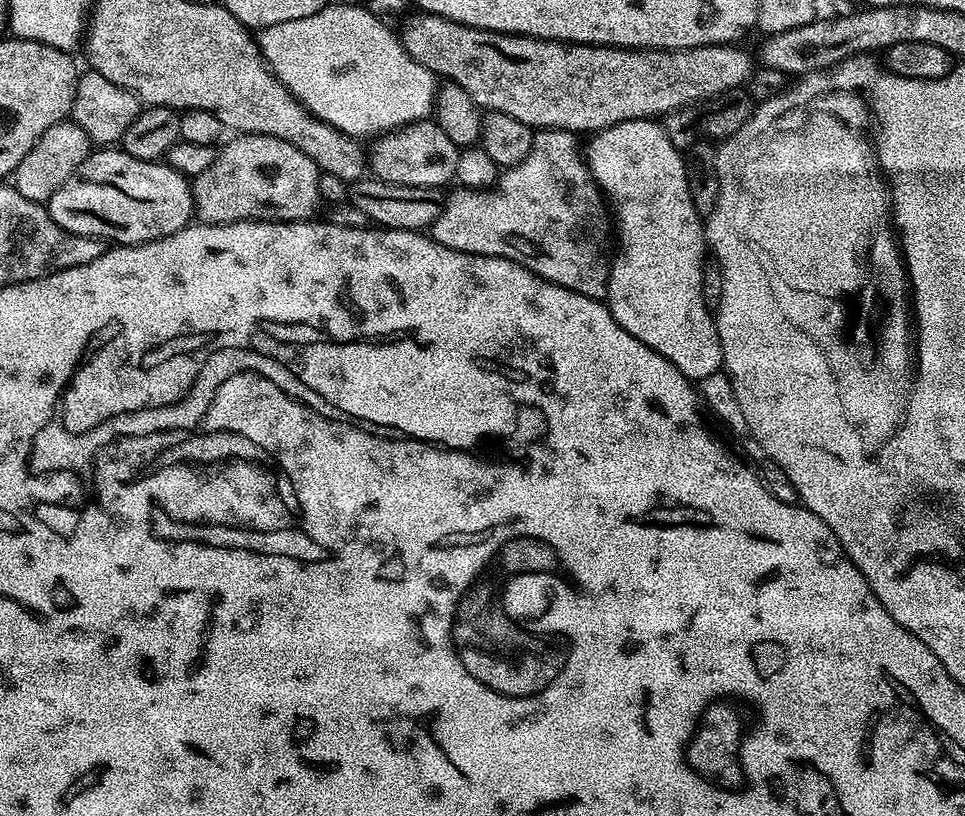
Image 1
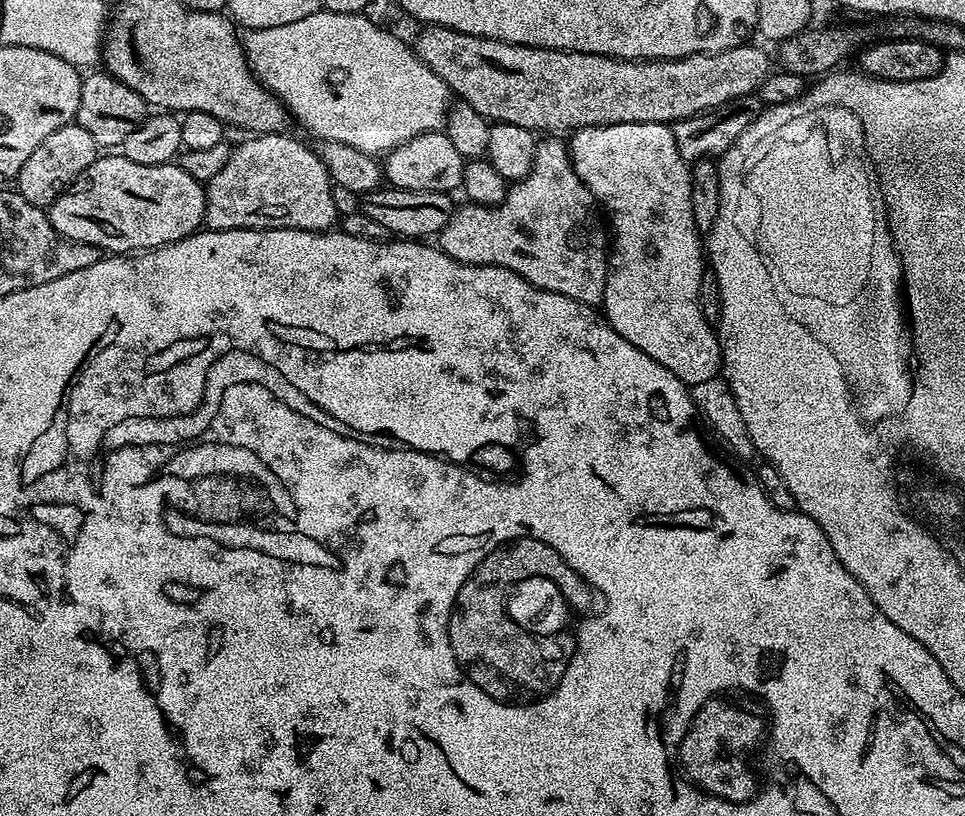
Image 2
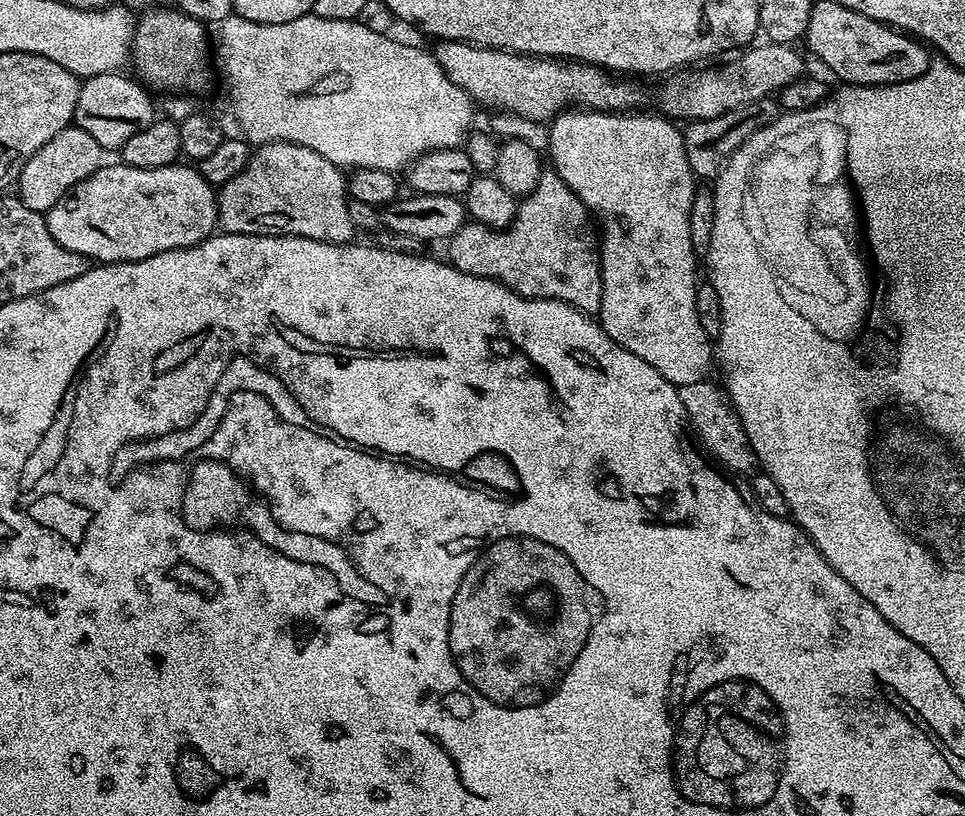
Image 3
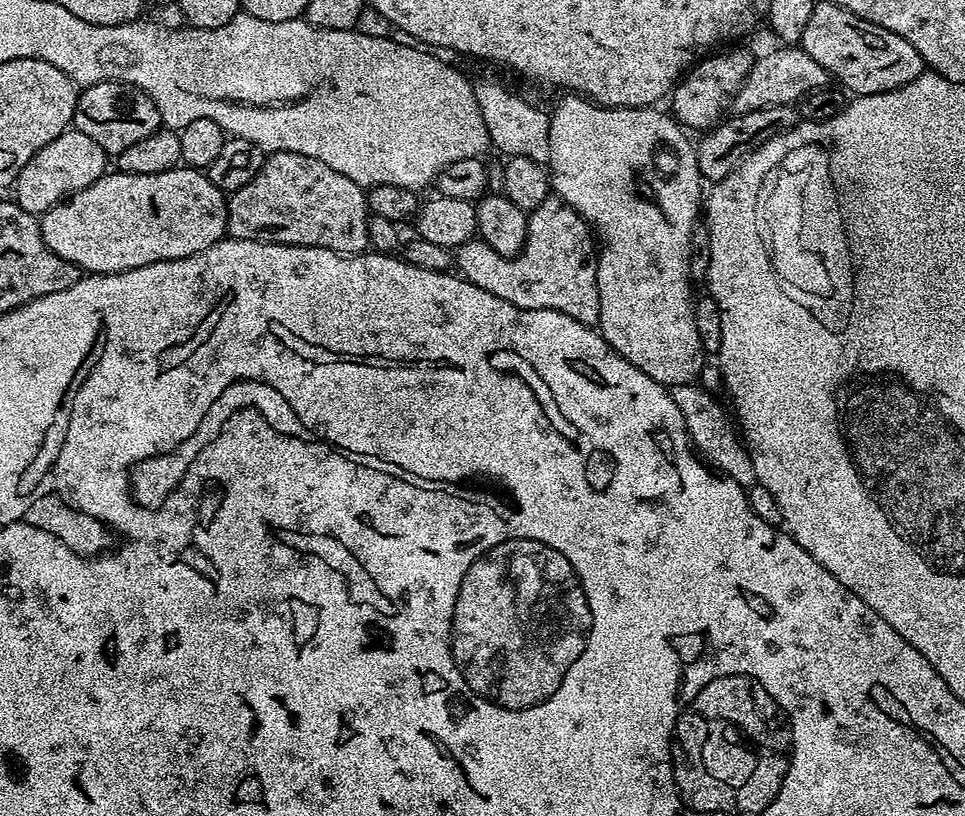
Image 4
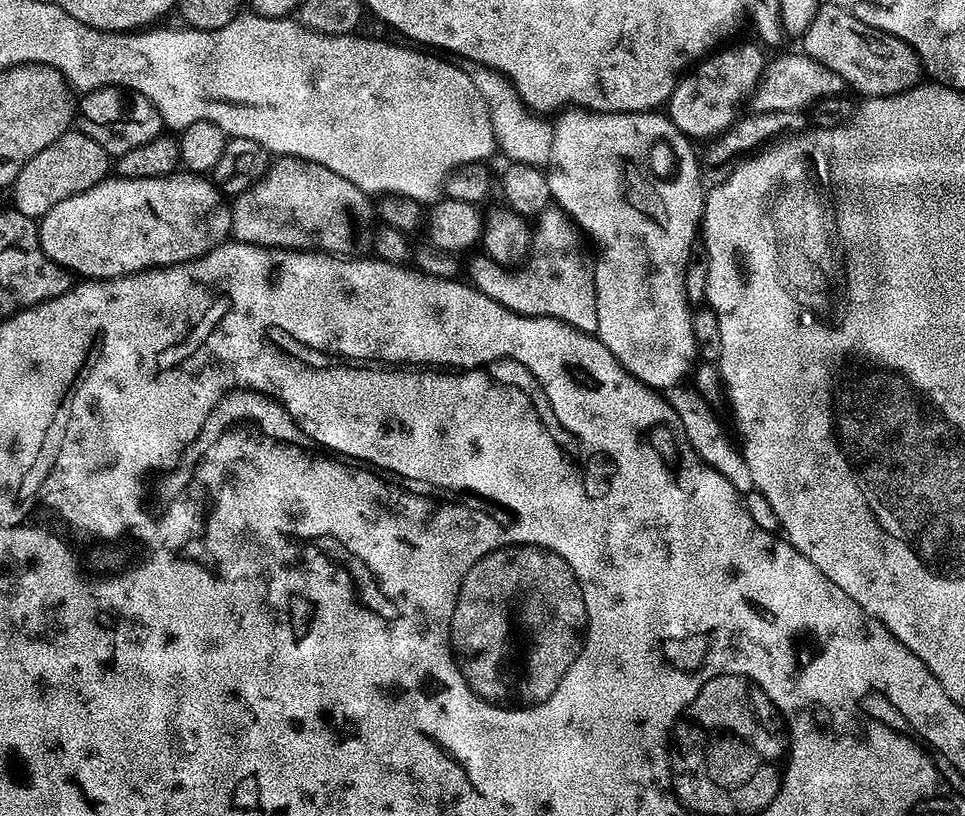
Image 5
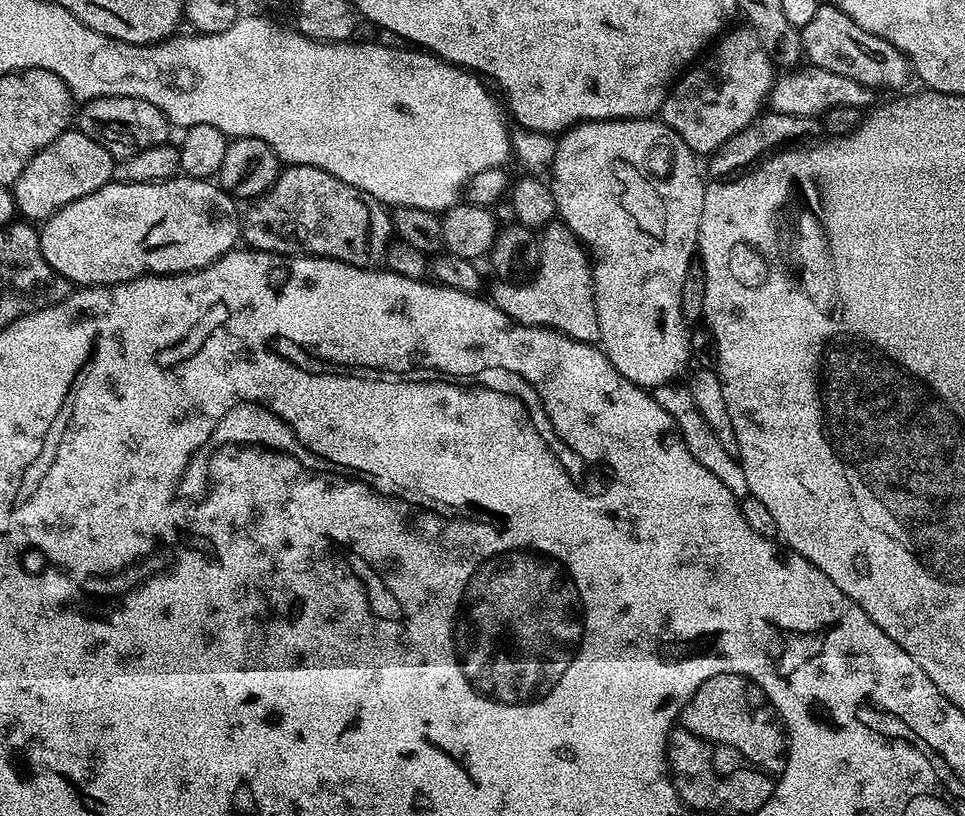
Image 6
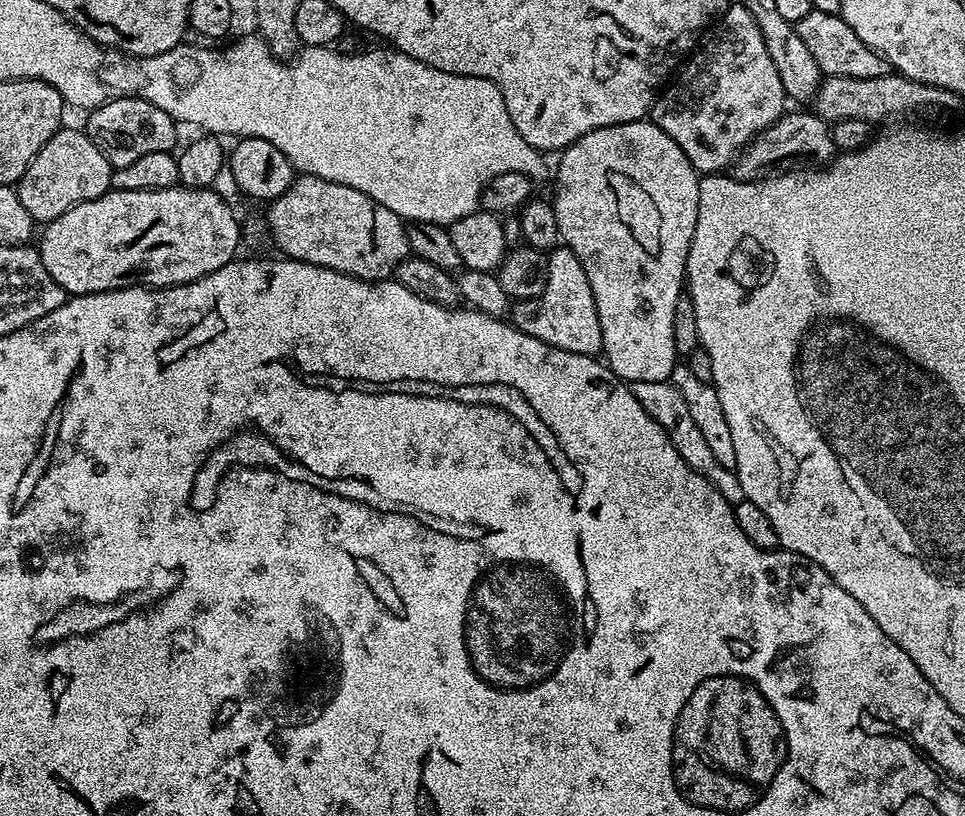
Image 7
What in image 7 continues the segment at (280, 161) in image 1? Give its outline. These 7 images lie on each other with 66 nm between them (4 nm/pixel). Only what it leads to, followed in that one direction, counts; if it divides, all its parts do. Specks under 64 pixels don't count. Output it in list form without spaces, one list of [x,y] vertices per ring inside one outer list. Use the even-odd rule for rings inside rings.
[[[300,174],[290,187],[267,205],[266,232],[289,260],[338,270],[359,280],[387,280],[395,273],[395,259],[380,260],[376,253],[378,206],[362,190],[342,182],[330,182]]]

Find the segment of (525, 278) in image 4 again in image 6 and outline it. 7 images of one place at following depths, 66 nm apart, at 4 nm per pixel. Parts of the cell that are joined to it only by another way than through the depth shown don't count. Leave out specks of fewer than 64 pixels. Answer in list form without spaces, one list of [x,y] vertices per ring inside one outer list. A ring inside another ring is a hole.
[[[553,222],[543,229],[539,242],[540,264],[536,268],[536,275],[522,284],[493,283],[490,293],[492,303],[515,324],[525,324],[527,328],[548,328],[571,340],[596,344],[600,331],[589,253],[562,222]]]

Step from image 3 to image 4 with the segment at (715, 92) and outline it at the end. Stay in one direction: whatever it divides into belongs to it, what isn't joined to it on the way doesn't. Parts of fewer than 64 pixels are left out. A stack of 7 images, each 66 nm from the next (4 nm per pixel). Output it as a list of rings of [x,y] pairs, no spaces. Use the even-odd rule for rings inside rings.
[[[776,46],[773,52],[757,59],[752,65],[750,74],[740,84],[740,89],[730,101],[730,108],[735,115],[741,116],[754,110],[762,110],[770,106],[789,106],[803,101],[811,92],[823,89],[829,83],[827,70],[818,66],[810,54],[806,54],[799,46]]]

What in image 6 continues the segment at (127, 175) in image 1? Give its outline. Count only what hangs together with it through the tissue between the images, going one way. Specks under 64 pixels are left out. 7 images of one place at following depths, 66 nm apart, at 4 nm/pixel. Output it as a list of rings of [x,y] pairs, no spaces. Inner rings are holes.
[[[183,174],[153,184],[109,182],[94,190],[94,194],[86,194],[86,198],[78,198],[62,206],[62,210],[43,221],[39,229],[40,245],[46,262],[73,286],[121,284],[137,280],[140,276],[197,272],[237,247],[242,236],[242,212],[236,207],[237,201],[219,183],[195,180]]]

